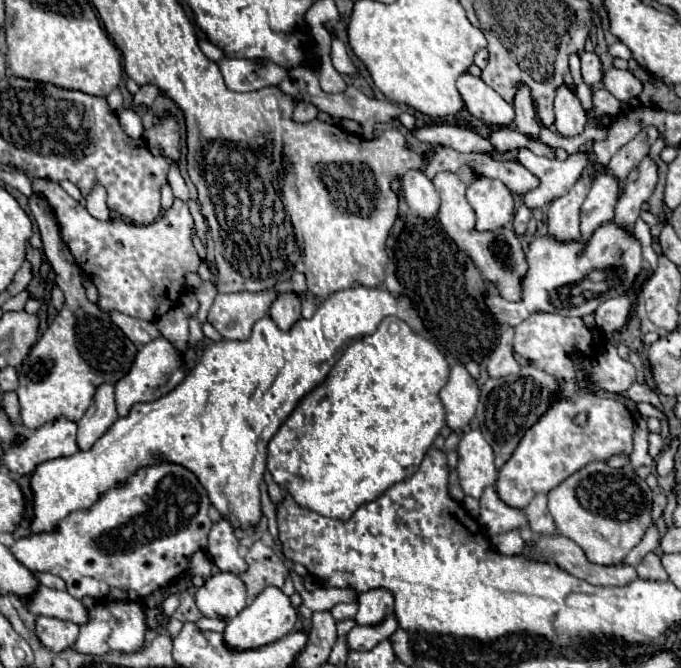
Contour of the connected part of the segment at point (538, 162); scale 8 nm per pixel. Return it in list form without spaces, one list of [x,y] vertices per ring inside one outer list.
[[[524,147],[518,151],[516,157],[526,169],[530,169],[540,179],[538,189],[524,195],[524,203],[528,209],[540,209],[556,197],[564,195],[576,183],[580,173],[590,165],[590,157],[586,151],[576,151],[568,155],[568,159],[558,161],[538,157]]]

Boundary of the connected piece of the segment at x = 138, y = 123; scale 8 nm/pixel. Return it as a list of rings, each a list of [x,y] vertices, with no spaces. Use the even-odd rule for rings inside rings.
[[[124,107],[124,109],[118,113],[118,119],[120,119],[122,129],[124,129],[130,137],[142,137],[144,125],[142,125],[142,119],[140,119],[140,115],[138,115],[138,111],[136,111],[134,107],[130,107],[130,109]]]

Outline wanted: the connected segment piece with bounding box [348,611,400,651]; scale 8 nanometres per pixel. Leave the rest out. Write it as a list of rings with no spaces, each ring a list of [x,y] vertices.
[[[388,613],[380,623],[372,623],[372,625],[356,625],[350,633],[348,633],[348,649],[354,651],[368,651],[372,647],[376,647],[380,641],[390,639],[390,635],[394,635],[400,629],[396,613]]]

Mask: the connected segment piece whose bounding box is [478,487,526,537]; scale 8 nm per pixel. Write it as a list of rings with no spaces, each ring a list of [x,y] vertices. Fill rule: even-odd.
[[[486,487],[484,495],[480,497],[480,517],[478,523],[486,529],[490,537],[518,529],[522,523],[526,523],[526,515],[522,509],[514,509],[506,505],[494,487]]]

